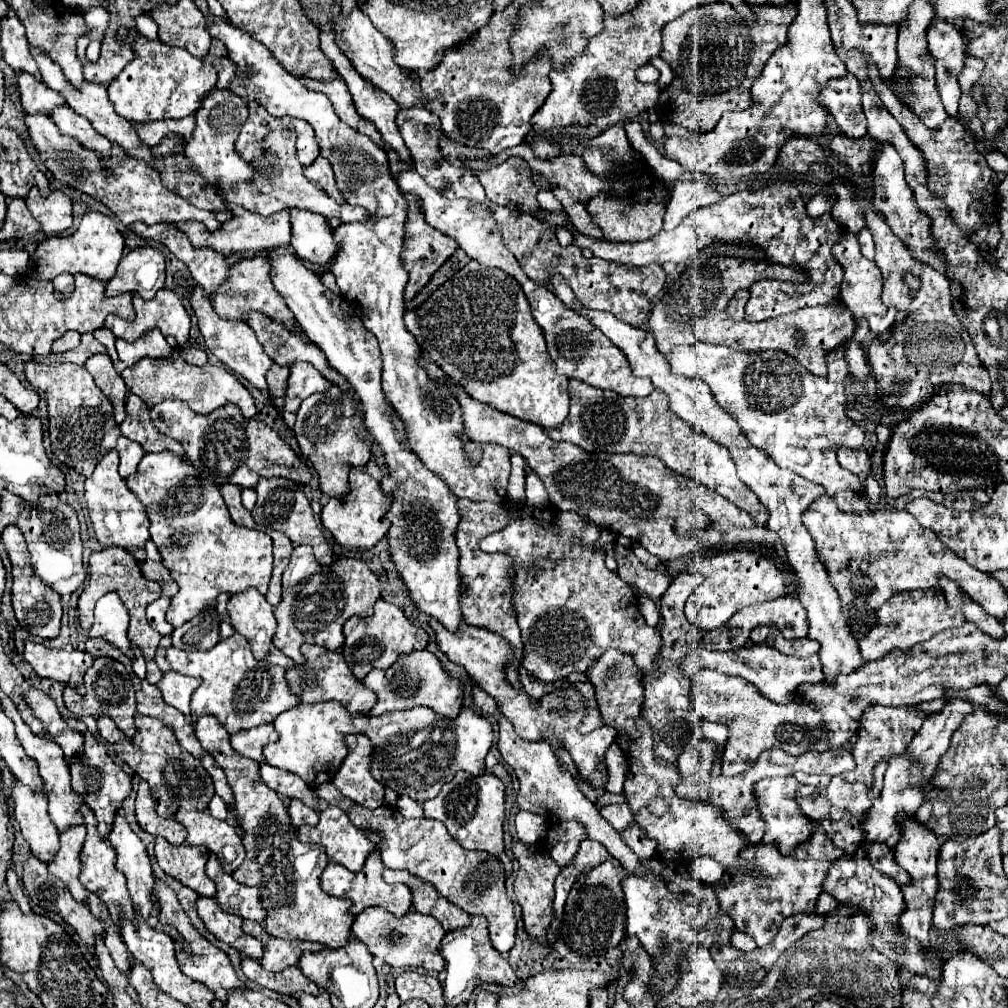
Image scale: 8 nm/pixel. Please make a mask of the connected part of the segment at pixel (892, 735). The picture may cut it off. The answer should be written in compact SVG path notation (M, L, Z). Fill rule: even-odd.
M873 707L873 711L865 711L865 719L861 719L861 733L859 741L853 747L853 757L855 757L855 769L845 773L843 779L849 783L863 783L867 787L873 787L873 769L879 761L891 759L895 755L901 755L905 747L911 743L913 735L919 731L921 723L927 719L927 713L921 713L913 707L901 711L893 707Z

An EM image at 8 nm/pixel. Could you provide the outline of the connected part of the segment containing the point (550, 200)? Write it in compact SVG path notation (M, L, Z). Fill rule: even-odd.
M539 191L537 193L537 199L539 199L539 207L541 209L547 209L547 211L563 211L561 209L561 203L555 199L555 195L553 195L553 191Z

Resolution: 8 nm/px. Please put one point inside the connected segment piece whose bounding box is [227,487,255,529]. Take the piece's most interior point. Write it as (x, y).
(242, 517)

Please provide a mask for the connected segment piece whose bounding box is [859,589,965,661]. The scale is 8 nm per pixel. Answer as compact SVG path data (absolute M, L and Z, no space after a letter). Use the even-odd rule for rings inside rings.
M917 589L917 591L905 591L901 595L895 595L883 607L877 611L877 625L871 629L871 633L863 639L859 639L859 649L865 661L881 659L885 653L893 649L909 649L917 643L929 641L933 635L951 629L961 627L965 619L961 617L959 609L951 609L945 603L945 595L939 589Z

